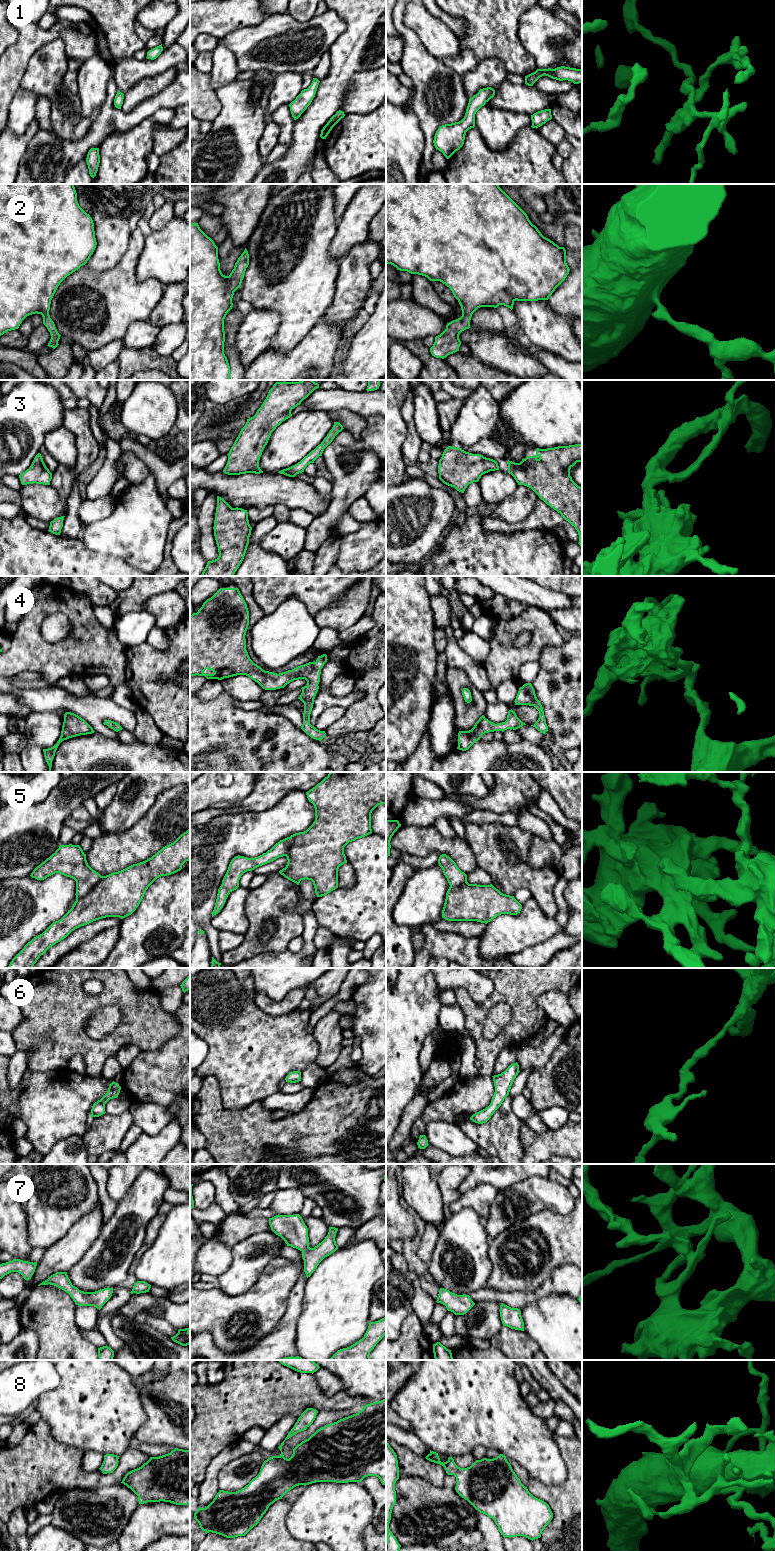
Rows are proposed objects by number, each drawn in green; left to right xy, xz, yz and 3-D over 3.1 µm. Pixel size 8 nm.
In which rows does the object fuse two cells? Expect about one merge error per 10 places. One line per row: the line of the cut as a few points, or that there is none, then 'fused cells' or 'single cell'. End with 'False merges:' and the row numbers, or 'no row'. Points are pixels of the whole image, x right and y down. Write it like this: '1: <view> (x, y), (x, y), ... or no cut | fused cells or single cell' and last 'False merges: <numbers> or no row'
1: no cut | single cell
2: no cut | single cell
3: no cut | single cell
4: no cut | single cell
5: no cut | single cell
6: no cut | single cell
7: no cut | single cell
8: no cut | single cell
False merges: no row

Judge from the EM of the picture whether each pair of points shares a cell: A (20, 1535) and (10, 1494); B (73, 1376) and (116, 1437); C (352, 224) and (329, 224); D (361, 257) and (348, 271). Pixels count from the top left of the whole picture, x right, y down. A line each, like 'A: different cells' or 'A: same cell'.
A: different cells
B: same cell
C: different cells
D: same cell

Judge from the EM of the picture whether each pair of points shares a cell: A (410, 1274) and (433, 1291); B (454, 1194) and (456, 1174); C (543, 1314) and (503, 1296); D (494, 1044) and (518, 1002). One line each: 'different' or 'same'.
A: different
B: same
C: different
D: same

